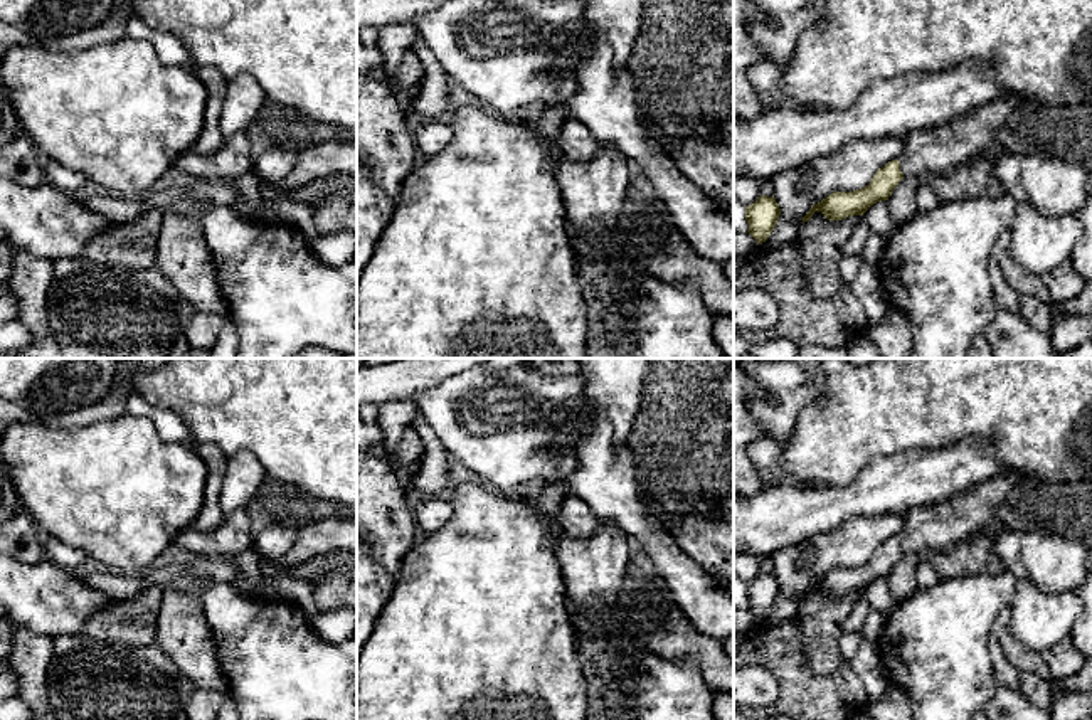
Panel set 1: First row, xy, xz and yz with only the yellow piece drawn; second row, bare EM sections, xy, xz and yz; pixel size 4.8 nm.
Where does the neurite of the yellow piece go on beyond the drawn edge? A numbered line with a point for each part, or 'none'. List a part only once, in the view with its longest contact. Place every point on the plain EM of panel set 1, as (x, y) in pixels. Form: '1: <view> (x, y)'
1: yz (941, 527)

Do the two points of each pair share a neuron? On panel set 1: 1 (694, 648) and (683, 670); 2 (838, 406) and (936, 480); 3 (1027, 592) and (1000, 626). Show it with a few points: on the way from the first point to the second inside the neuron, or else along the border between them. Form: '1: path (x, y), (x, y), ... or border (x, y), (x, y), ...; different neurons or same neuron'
1: border (650, 650), (670, 658), (690, 658), (710, 692); different neurons
2: border (941, 451), (901, 451), (877, 456), (865, 468); different neurons
3: border (1008, 619), (1010, 631), (1033, 650); different neurons

